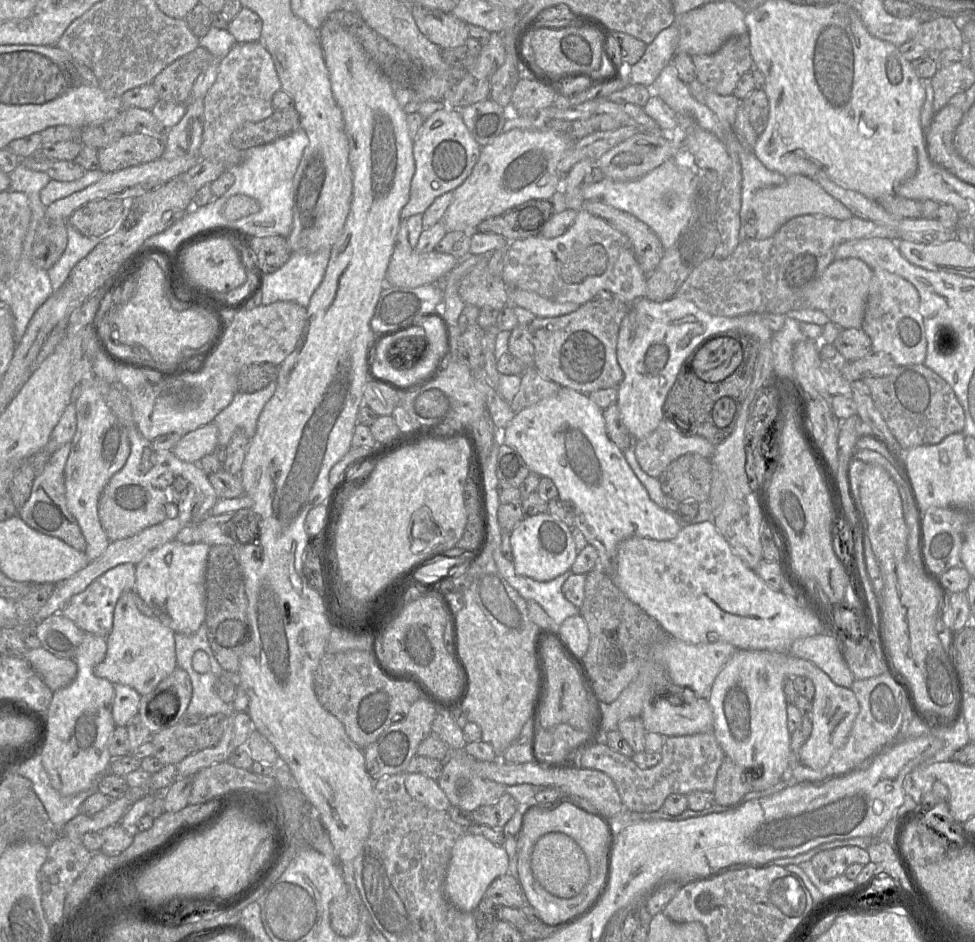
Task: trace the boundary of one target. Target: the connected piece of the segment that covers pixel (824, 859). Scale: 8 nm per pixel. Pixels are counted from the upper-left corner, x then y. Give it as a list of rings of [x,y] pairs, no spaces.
[[[850,845],[821,851],[813,856],[811,862],[818,877],[828,881],[843,875],[851,864],[868,864],[870,858],[866,849]]]

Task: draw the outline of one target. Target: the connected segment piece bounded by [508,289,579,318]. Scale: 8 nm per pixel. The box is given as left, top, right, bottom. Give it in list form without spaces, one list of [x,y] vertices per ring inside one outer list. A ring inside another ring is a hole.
[[[508,289],[511,305],[530,311],[535,317],[550,318],[566,315],[578,309],[579,305],[566,302],[558,303],[548,300],[534,292],[522,289]]]

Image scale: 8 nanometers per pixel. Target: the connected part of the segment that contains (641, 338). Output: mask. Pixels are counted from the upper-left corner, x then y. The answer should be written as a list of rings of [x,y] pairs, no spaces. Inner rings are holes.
[[[673,296],[662,302],[636,300],[622,319],[616,357],[623,371],[616,405],[629,434],[637,440],[648,436],[663,419],[663,404],[682,364],[705,339],[739,328],[739,318],[711,315],[693,302]]]

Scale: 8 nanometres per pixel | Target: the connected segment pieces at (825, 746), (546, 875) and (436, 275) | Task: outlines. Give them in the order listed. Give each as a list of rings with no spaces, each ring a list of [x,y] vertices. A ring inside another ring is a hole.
[[[786,653],[784,672],[787,677],[805,676],[812,680],[815,695],[812,699],[812,732],[801,747],[799,761],[812,769],[827,765],[832,755],[846,742],[859,712],[858,700],[851,688],[835,684],[831,678],[814,663]]]
[[[549,832],[535,843],[531,853],[531,869],[536,881],[550,894],[572,898],[585,887],[589,878],[589,864],[577,842],[562,832]]]
[[[407,219],[401,220],[385,280],[388,285],[417,287],[442,282],[459,259],[435,250],[419,253],[408,240]]]

